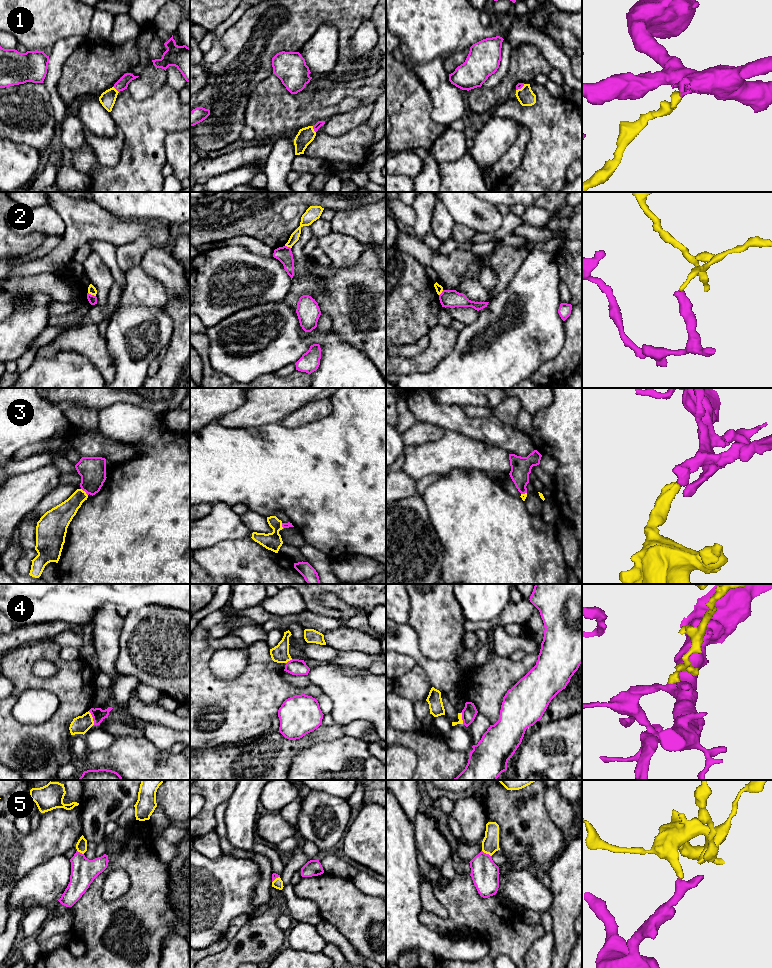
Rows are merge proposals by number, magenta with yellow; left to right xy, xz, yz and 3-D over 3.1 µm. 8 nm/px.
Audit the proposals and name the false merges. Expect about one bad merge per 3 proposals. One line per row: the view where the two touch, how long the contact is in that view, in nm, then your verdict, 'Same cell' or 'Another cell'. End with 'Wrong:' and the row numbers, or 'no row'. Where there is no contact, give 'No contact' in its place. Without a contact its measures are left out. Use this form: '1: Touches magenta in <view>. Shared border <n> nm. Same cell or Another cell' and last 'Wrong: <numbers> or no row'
1: Touches magenta in xz. Shared border 60 nm. Same cell
2: Touches magenta in xy. Shared border 70 nm. Another cell
3: Touches magenta in xy. Shared border 80 nm. Same cell
4: Touches magenta in xy. Shared border 120 nm. Another cell
5: Touches magenta in yz. Shared border 90 nm. Same cell
Wrong: 2, 4

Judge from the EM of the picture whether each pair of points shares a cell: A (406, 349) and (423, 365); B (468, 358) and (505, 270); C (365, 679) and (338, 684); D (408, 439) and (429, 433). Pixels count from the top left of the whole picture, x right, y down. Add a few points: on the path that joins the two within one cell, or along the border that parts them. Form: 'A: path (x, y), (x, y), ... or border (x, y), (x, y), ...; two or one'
A: border (429, 338), (421, 352), (396, 357); two
B: border (511, 279), (505, 288), (493, 296); two
C: path (358, 684), (345, 684); one
D: path (413, 436), (424, 433); one

